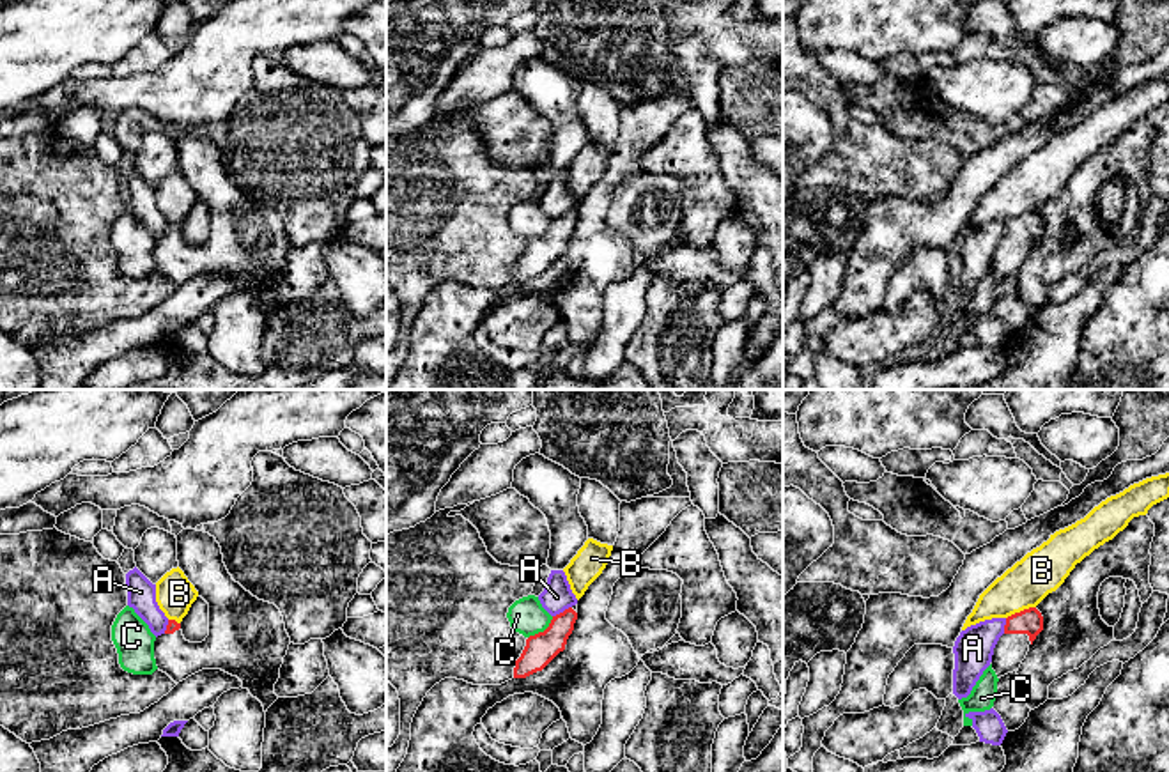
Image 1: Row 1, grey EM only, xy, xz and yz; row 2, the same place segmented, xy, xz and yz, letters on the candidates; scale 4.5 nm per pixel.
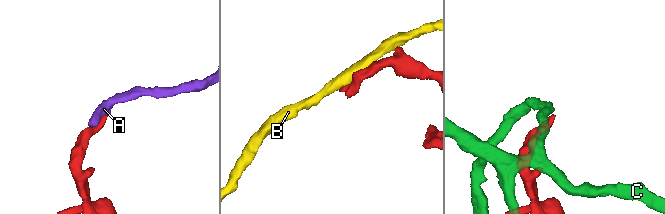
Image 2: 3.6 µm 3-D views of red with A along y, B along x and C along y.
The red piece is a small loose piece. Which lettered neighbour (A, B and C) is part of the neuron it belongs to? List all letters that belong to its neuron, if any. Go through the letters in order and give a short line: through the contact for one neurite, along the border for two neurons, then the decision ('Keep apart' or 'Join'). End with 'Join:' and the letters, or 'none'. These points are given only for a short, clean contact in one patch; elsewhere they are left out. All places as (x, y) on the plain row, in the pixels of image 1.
A: Line: xz (571, 209), (553, 220). Keep apart
B: Line: yz (1035, 209), (1015, 215), (1006, 222). Keep apart
C: Keep apart
Join: none

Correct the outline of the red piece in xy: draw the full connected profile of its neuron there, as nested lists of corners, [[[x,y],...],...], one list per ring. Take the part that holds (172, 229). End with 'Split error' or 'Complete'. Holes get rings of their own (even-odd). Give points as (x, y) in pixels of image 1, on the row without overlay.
[[[182,133],[175,142],[179,172],[195,189],[198,200],[209,207],[209,239],[202,246],[190,246],[182,239],[181,227],[168,223],[166,234],[154,244],[158,273],[175,287],[202,273],[221,273],[237,280],[243,292],[248,292],[267,315],[278,303],[275,287],[280,282],[280,271],[290,248],[280,212],[275,207],[259,204],[232,182],[214,140],[197,133]]]. Split error

